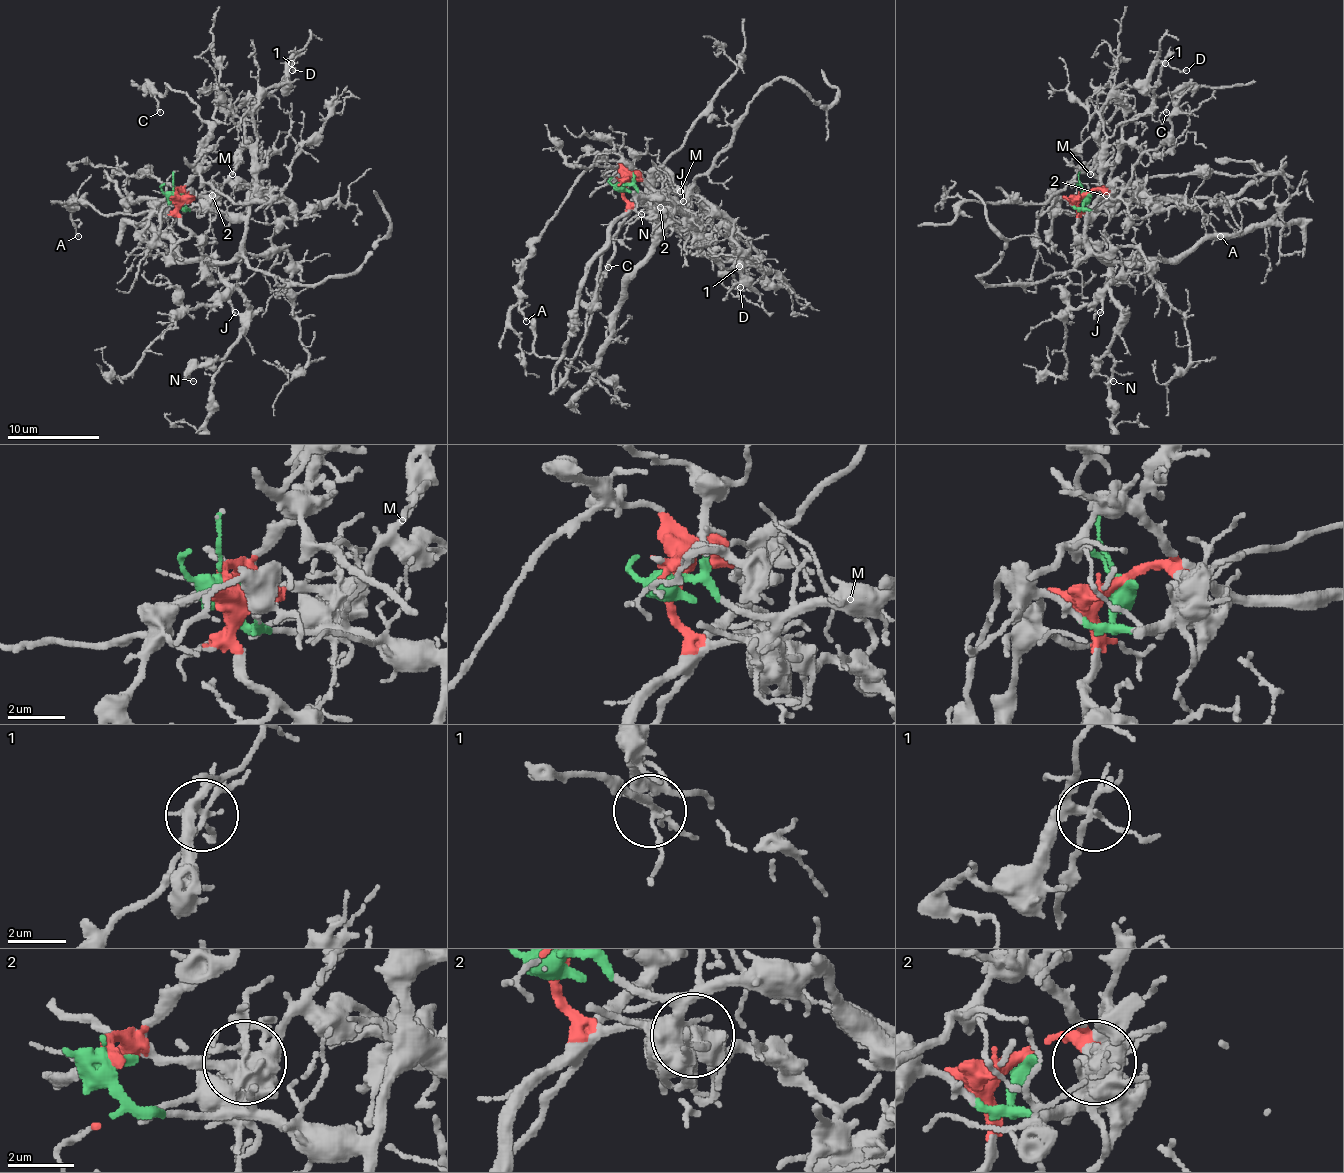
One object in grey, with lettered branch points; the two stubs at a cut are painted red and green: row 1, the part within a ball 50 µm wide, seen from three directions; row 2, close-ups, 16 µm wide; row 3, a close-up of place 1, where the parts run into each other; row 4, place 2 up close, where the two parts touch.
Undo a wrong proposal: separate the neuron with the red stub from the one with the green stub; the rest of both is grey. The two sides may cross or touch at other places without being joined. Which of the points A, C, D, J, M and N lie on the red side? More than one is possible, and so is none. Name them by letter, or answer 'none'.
A, C, M

